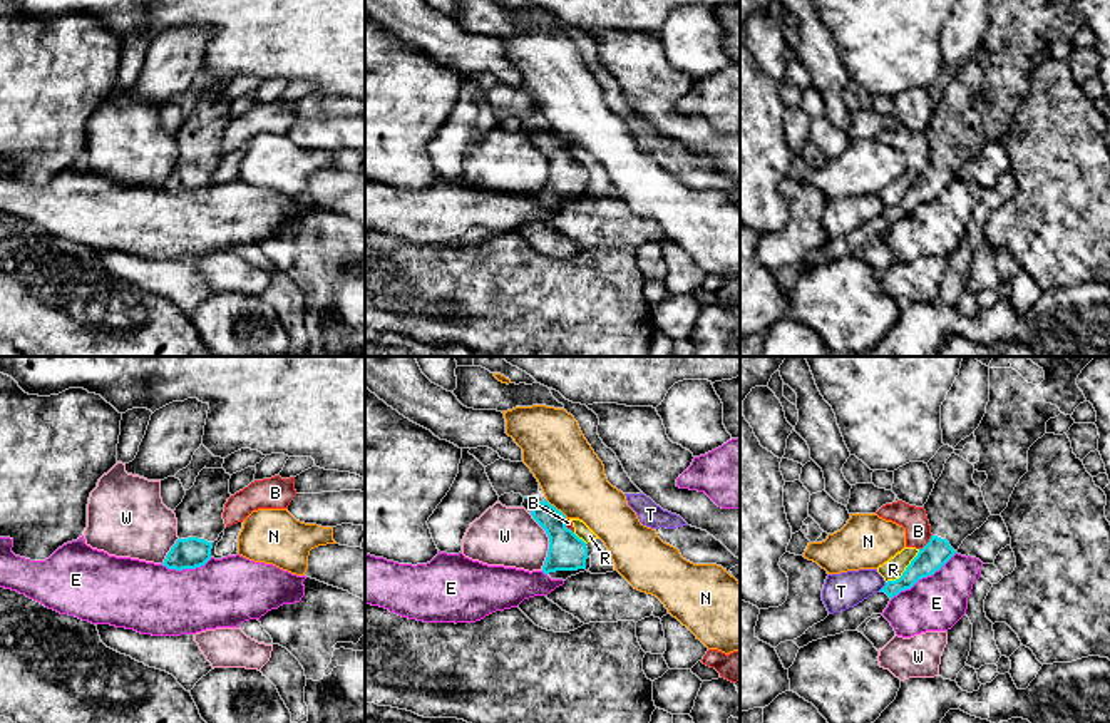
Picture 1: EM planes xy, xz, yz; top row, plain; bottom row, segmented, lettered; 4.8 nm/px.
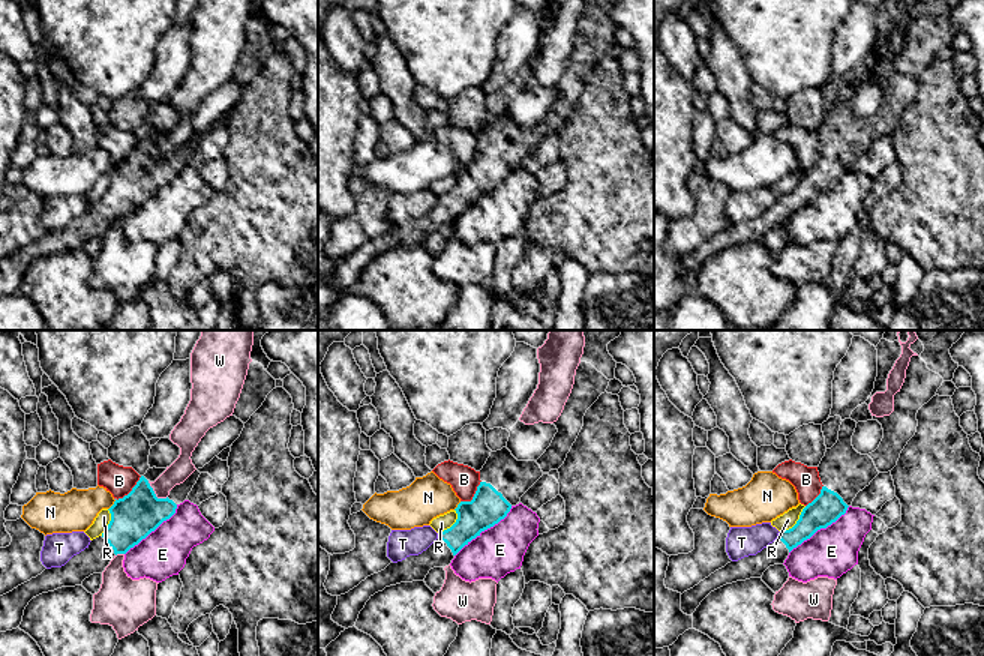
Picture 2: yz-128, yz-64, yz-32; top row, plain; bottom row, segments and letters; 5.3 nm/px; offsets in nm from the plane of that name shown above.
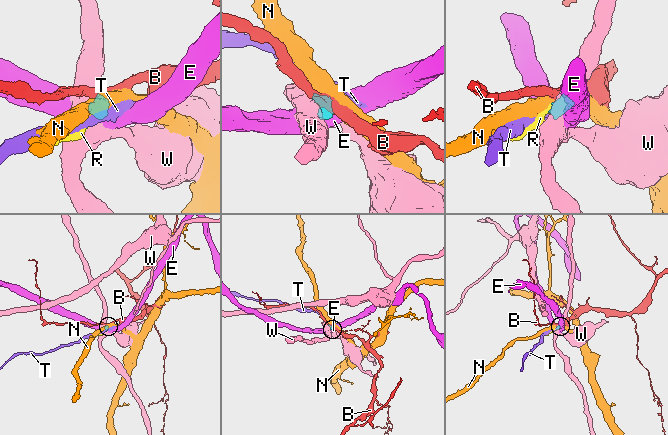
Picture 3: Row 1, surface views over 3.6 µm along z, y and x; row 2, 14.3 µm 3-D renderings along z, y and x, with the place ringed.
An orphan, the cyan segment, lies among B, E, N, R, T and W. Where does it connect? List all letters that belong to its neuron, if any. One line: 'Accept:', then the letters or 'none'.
Accept: none

